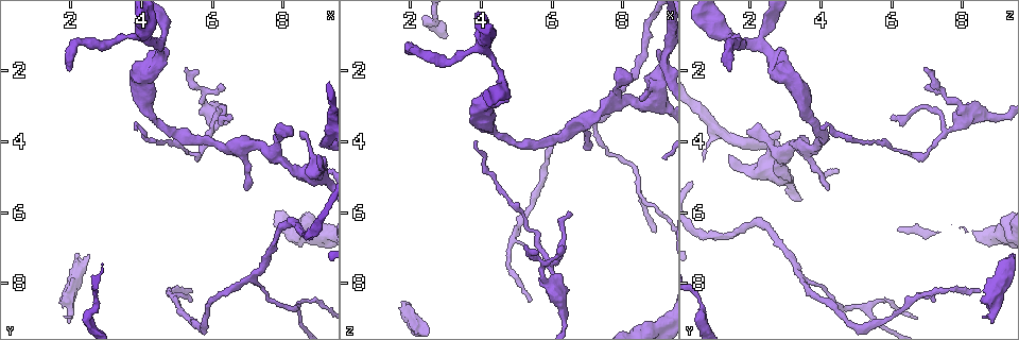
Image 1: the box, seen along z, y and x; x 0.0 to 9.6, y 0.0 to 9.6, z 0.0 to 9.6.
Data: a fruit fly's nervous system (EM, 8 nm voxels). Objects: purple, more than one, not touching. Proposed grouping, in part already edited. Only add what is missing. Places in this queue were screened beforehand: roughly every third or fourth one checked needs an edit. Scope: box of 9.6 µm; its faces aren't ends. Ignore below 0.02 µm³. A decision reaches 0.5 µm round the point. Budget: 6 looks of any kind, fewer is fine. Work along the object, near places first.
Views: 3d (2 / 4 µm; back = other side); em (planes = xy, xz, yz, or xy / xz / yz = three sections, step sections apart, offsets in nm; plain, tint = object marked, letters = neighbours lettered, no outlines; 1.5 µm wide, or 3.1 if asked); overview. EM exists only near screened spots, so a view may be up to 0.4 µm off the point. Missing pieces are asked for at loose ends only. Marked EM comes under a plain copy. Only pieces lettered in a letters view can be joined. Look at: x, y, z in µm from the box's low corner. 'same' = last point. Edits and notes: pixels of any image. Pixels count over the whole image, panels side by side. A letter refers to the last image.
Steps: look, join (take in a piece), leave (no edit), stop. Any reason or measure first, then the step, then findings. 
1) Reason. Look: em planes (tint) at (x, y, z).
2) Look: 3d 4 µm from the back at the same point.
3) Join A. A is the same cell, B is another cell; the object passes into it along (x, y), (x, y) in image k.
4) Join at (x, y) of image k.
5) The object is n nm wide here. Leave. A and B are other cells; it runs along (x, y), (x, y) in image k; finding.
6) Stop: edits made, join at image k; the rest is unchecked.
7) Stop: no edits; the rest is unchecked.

Look: 3d 2 µm at (7.80, 3.75, 1.85).

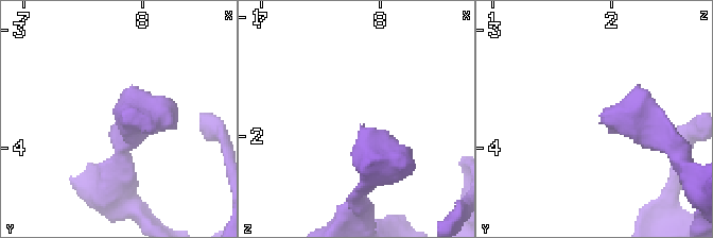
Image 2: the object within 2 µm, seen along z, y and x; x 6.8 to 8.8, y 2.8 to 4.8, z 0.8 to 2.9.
Shape alone is not enough. Look: em planes (letters) at (7.84, 3.72, 1.88).

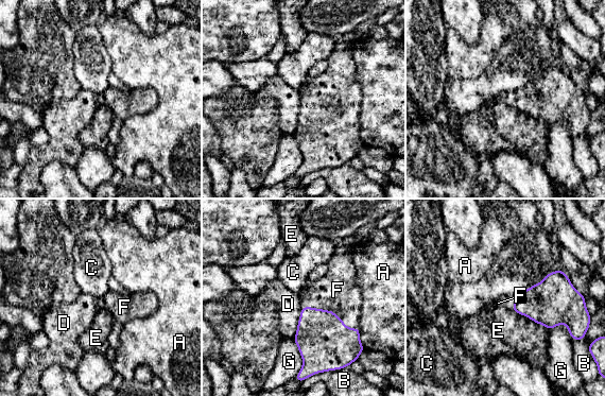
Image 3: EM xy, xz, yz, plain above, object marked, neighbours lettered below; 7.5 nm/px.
The object is 190 nm wide here; the longest contact is with C, 400 nm. Join F. F is the same cell, A, B, C, D, E and G are other cells; it goes on there.

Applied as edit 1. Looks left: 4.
Look: overview.

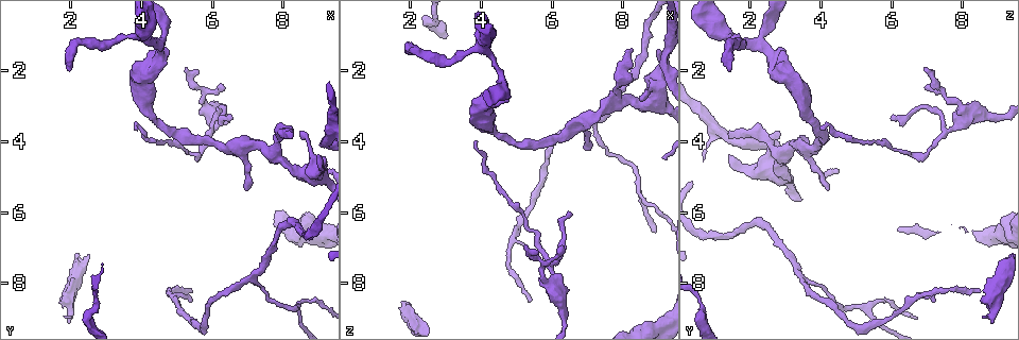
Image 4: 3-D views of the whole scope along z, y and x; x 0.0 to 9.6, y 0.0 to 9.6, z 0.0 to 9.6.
Look: 3d 2 µm at (5.30, 1.90, 6.90).

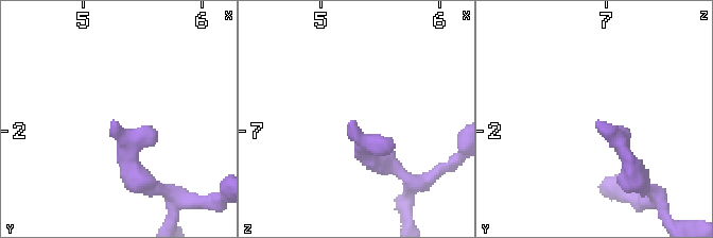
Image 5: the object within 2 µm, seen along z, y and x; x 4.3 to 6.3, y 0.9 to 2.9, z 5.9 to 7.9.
Now the EM. Look: em xz step 8 (letters) at (5.28, 1.94, 6.94).

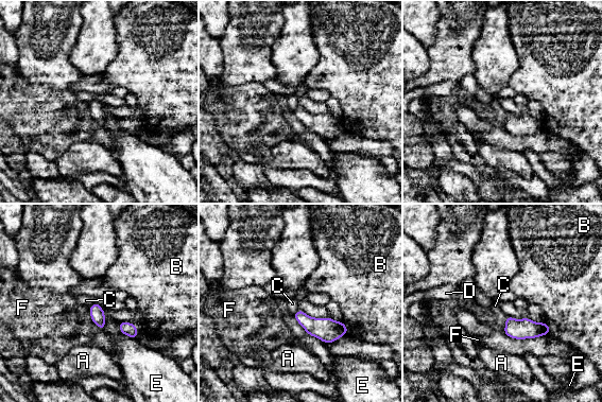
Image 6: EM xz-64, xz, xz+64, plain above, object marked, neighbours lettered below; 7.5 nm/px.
Cut it another way. Look: em planes (letters) at the same point.

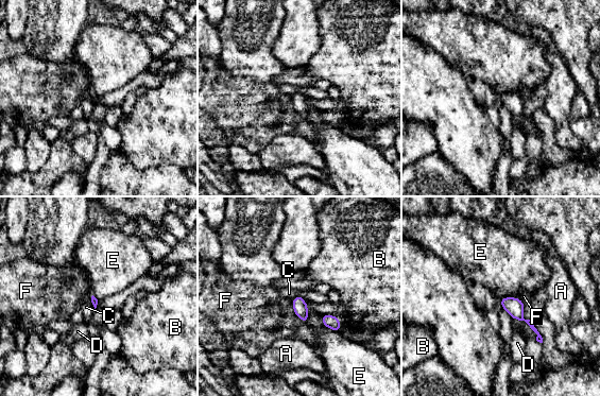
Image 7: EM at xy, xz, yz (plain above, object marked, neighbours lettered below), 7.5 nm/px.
The longest contact is with E, 190 nm. Leave. A, B, C, D, E and F are other cells; no lettered piece goes on from it.

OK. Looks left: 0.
Stop: edits made, join at image 3; the rest is unchecked.

